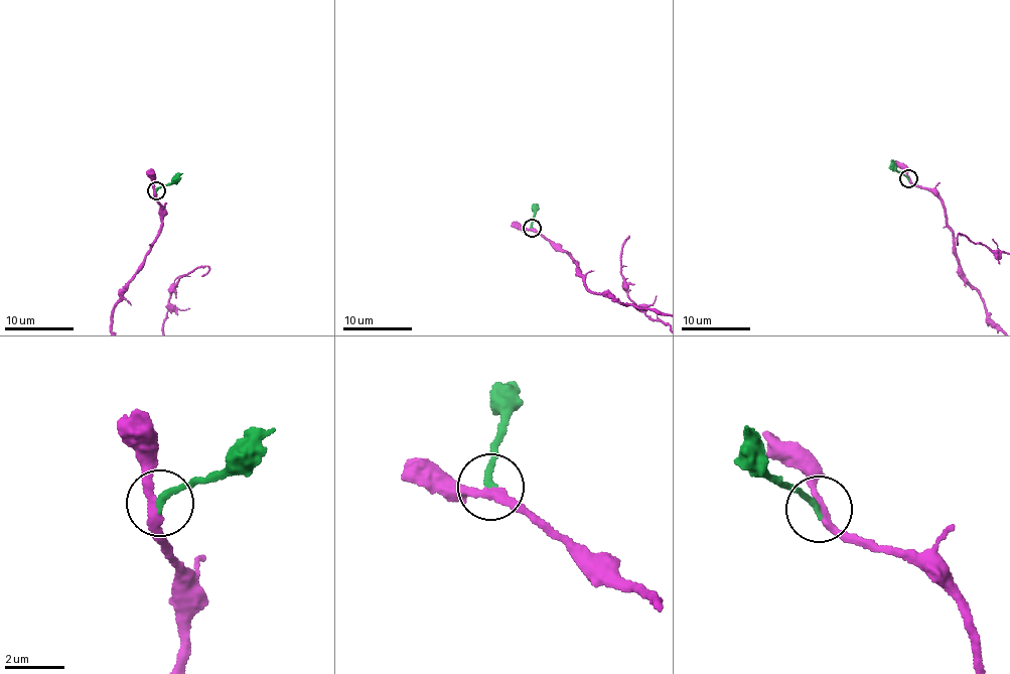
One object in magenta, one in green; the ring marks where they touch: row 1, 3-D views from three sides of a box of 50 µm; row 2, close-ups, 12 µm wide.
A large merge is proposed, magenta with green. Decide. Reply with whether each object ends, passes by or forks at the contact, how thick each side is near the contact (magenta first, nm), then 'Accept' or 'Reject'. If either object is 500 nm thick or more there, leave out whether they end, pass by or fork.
At the ring magenta passes by. At the ring green ends. Thickness 280 nm (magenta) against 220 nm. Accept

